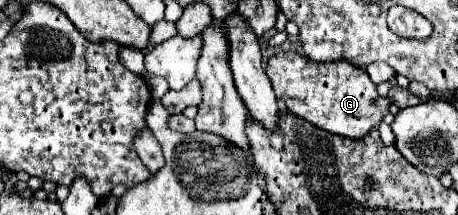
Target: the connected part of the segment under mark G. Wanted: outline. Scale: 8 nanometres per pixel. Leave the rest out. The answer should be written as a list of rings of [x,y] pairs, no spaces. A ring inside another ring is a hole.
[[[281,51],[269,59],[265,71],[271,79],[277,99],[285,103],[287,111],[295,113],[297,117],[303,117],[305,121],[329,133],[361,139],[389,113],[389,99],[377,93],[365,69],[345,59],[317,63],[295,51]]]

